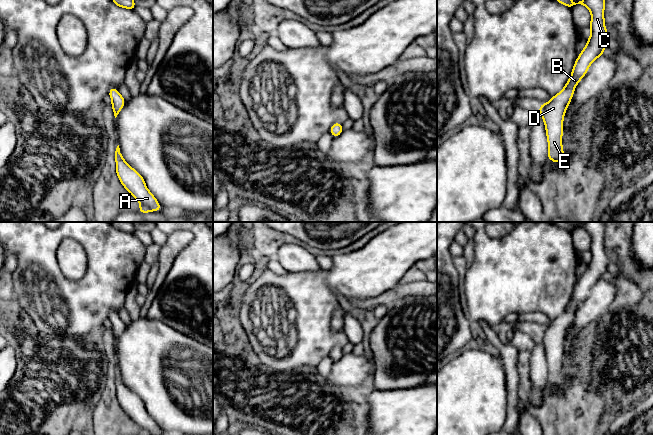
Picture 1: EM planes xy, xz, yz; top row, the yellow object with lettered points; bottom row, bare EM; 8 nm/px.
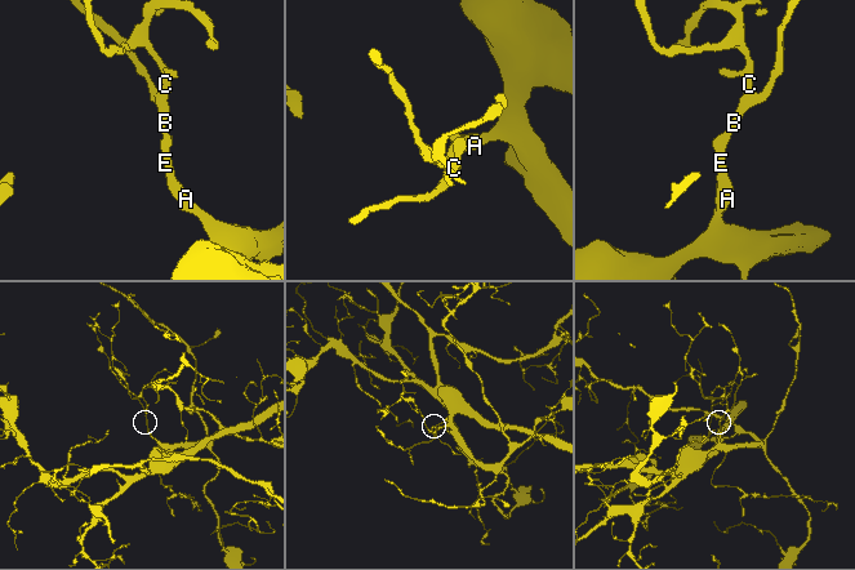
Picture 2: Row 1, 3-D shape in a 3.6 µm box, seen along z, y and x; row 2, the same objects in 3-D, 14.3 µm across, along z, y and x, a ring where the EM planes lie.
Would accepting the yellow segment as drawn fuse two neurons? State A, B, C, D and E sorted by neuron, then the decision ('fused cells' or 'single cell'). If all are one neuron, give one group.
A B C D E; single cell

